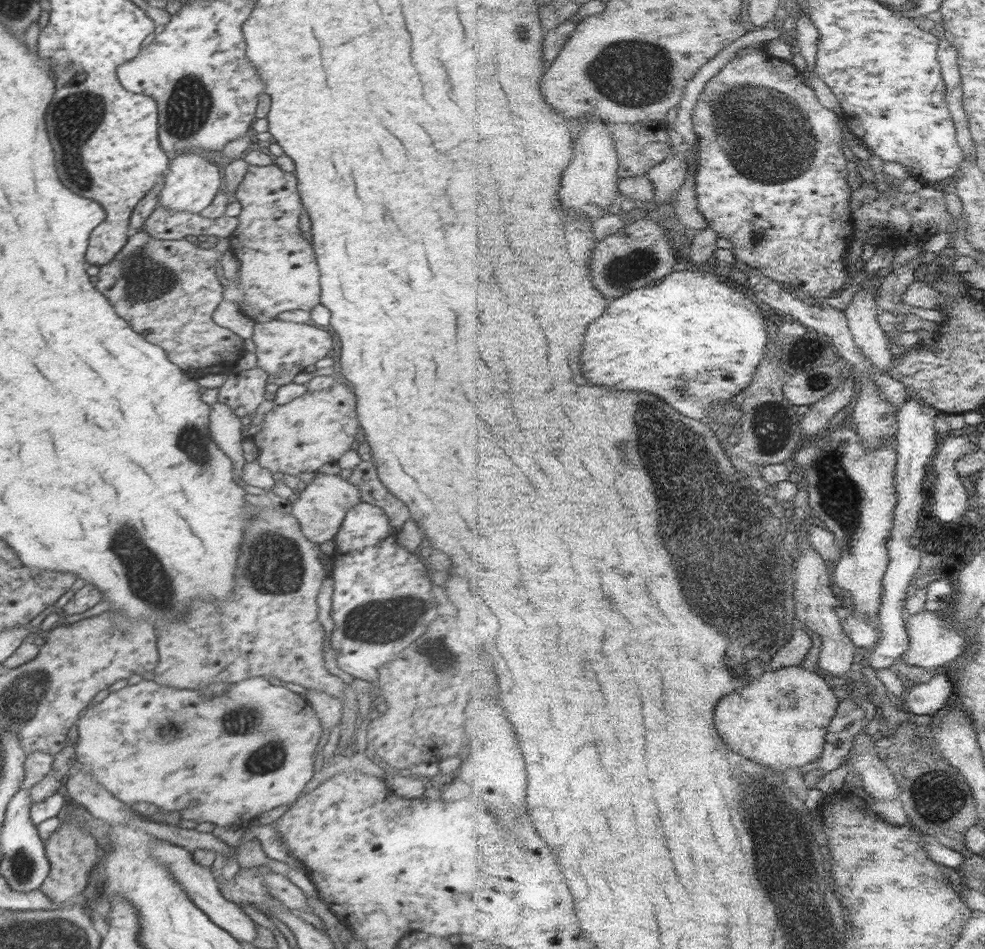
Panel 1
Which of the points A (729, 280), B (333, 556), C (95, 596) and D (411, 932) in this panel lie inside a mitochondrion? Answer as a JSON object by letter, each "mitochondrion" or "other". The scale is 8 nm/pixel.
{"A":"other","B":"other","C":"other","D":"other"}

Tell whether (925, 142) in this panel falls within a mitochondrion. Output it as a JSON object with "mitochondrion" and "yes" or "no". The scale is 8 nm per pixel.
{"mitochondrion":"no"}

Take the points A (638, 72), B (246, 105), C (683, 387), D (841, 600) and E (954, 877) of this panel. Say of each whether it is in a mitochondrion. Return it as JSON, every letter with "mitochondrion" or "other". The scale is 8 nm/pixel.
{"A":"mitochondrion","B":"other","C":"mitochondrion","D":"other","E":"other"}

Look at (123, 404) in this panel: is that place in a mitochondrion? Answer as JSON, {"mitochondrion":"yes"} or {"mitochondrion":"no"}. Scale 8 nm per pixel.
{"mitochondrion":"no"}

